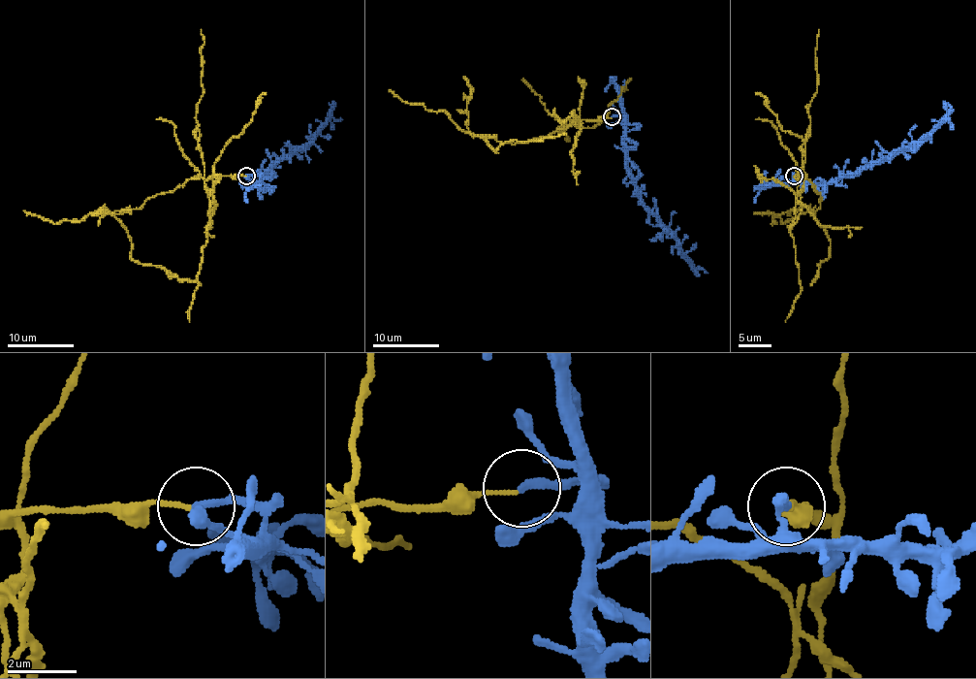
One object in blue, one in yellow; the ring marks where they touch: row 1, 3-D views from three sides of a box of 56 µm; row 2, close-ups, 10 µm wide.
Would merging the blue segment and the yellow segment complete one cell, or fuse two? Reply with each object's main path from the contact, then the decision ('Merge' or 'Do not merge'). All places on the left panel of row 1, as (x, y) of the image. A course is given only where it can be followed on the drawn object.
Course of blue: (246, 176), (256, 174), (259, 182), (275, 164), (310, 141), (330, 113), (333, 101). Course of yellow: (246, 176), (191, 177), (138, 209), (114, 215), (126, 229), (131, 257), (201, 285). Do not merge

